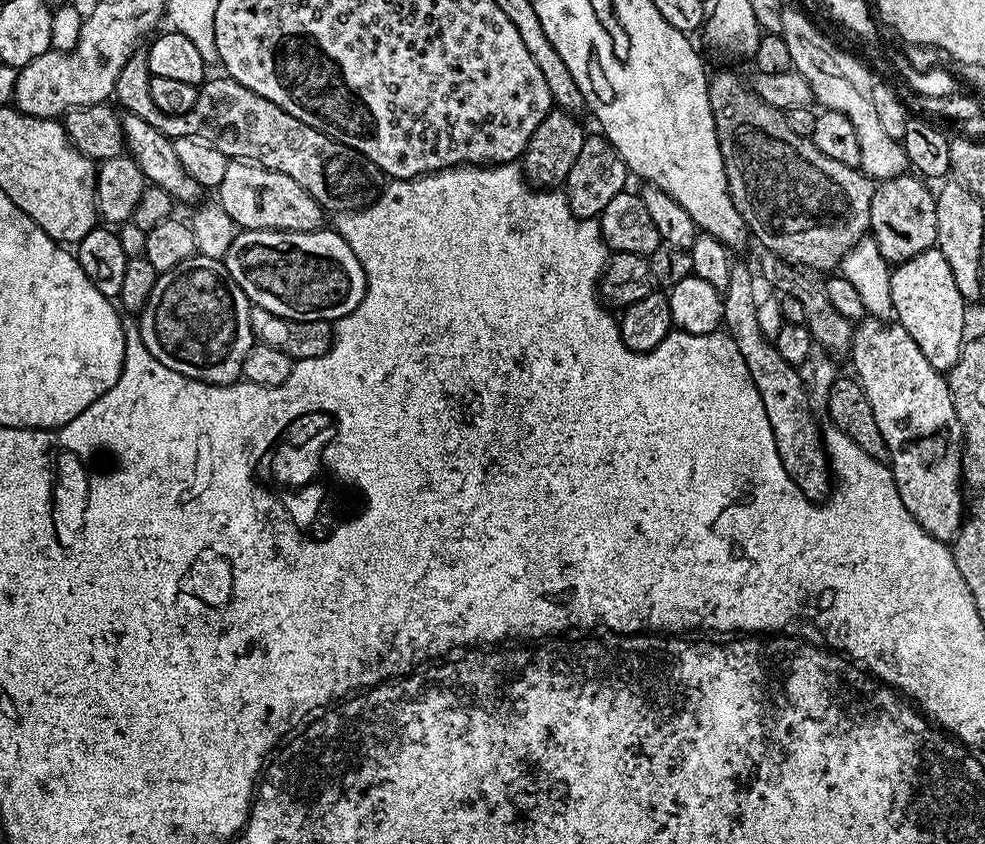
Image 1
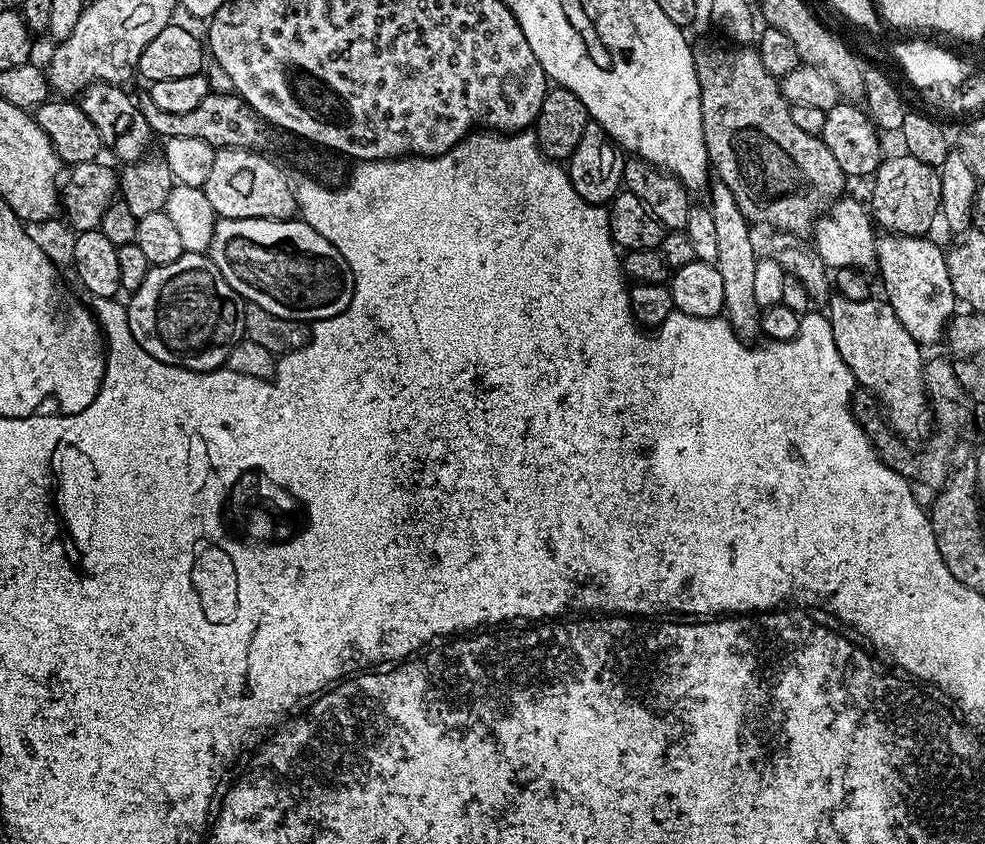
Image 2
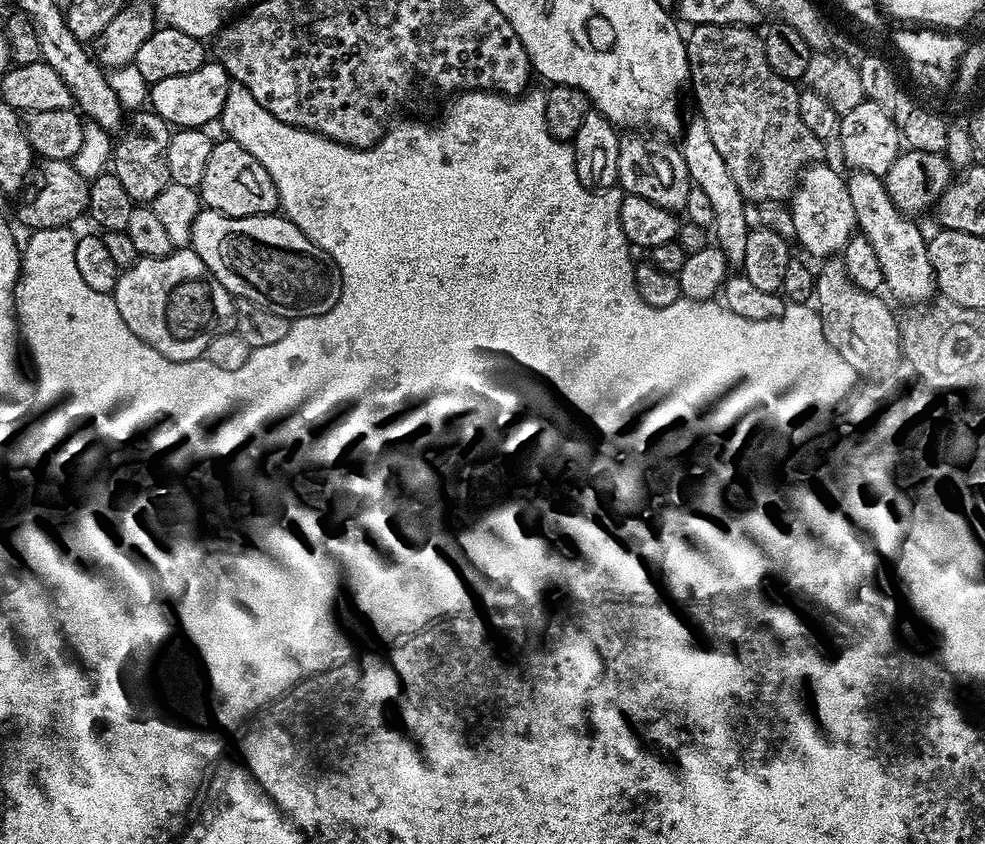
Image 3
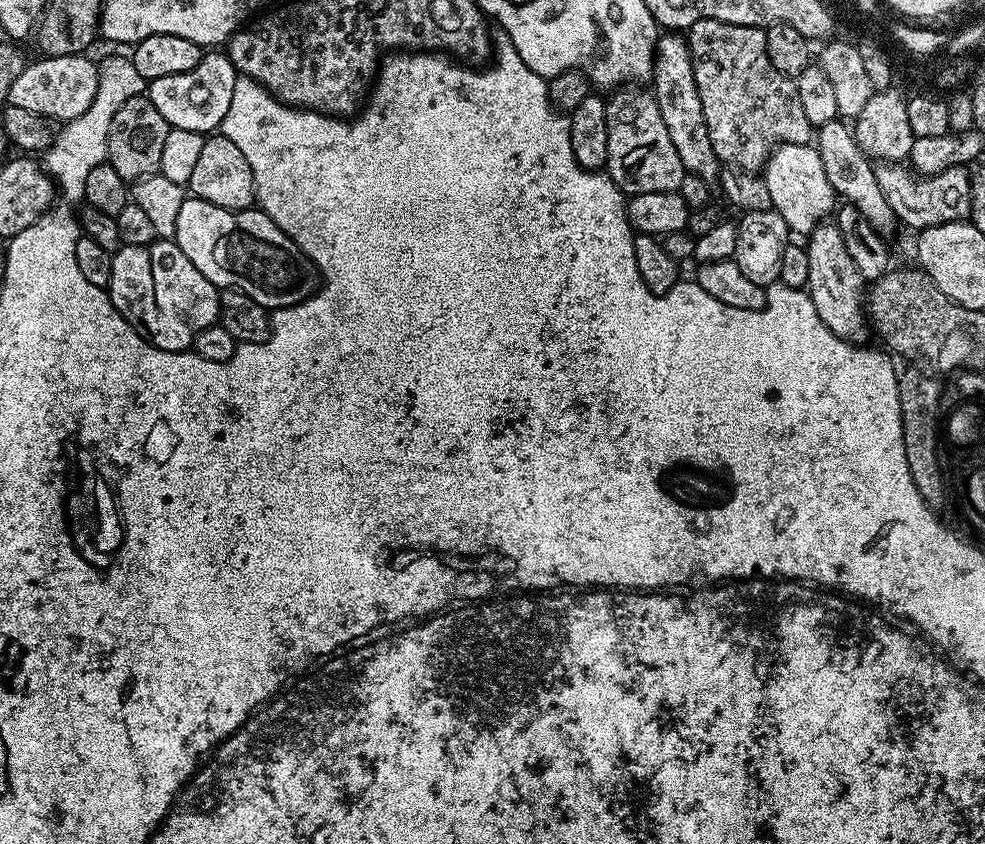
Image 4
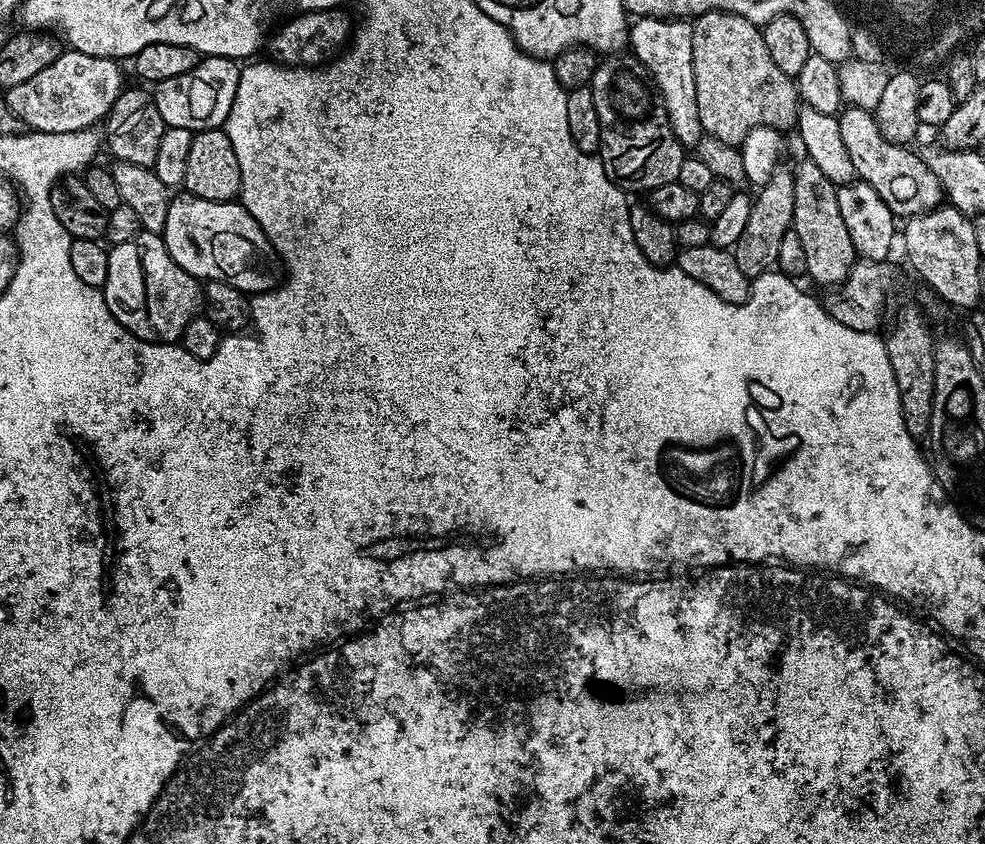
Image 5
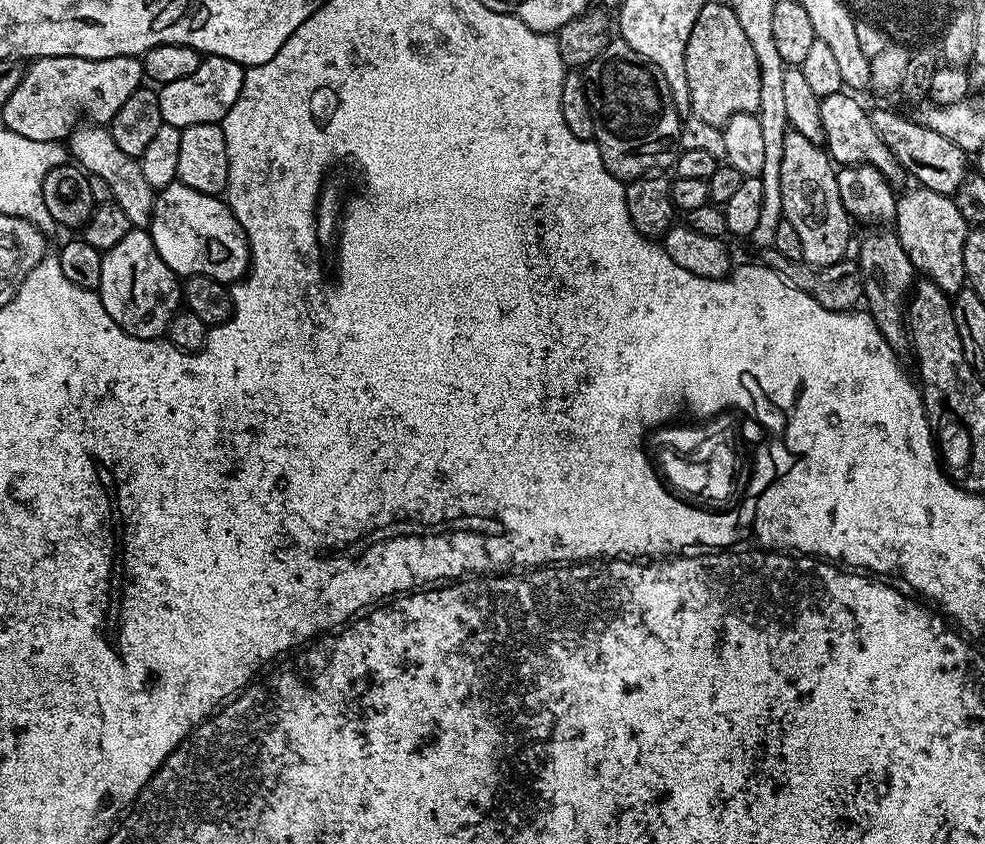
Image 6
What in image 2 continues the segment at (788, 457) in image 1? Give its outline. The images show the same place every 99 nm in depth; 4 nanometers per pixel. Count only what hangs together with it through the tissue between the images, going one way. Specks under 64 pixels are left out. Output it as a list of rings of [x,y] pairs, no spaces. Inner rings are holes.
[[[718,178],[713,179],[708,194],[706,203],[710,214],[714,214],[714,238],[718,245],[715,266],[718,273],[722,274],[723,281],[723,297],[725,298],[723,315],[741,340],[752,342],[761,335],[762,309],[754,300],[754,270],[758,257],[750,243],[751,224],[742,214],[742,210],[738,210],[738,202],[734,202],[734,194],[730,194],[730,186],[726,186],[726,182]]]

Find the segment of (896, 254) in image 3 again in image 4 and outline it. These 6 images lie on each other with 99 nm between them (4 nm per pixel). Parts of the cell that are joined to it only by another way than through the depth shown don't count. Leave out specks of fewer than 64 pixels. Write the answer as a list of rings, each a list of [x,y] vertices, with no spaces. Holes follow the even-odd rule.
[[[843,119],[826,122],[815,133],[814,146],[820,151],[822,167],[826,170],[826,178],[830,178],[830,186],[834,186],[837,197],[841,201],[853,204],[855,208],[881,234],[889,234],[898,228],[898,221],[894,210],[890,210],[890,202],[886,202],[886,194],[878,190],[878,180],[873,161],[859,148],[853,136],[853,129]]]

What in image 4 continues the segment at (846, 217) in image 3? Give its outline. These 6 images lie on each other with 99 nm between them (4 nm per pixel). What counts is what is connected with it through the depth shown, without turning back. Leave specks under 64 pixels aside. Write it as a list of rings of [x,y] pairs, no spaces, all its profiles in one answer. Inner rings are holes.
[[[812,144],[780,145],[768,157],[768,163],[762,169],[762,177],[770,190],[772,208],[785,219],[789,233],[813,232],[818,225],[825,223],[833,215],[837,207],[836,191],[834,186],[830,186],[830,178],[826,178],[820,151]]]

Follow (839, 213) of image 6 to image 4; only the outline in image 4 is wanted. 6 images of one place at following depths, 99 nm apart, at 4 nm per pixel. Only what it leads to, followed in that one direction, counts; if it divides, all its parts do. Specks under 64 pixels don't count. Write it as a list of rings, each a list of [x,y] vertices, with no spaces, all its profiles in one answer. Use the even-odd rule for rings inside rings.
[[[832,222],[818,225],[813,232],[807,233],[806,247],[810,258],[806,291],[814,302],[814,310],[818,310],[818,318],[822,318],[838,338],[847,340],[849,344],[863,345],[864,335],[870,332],[866,323],[866,282],[862,274],[858,274],[858,266],[854,266],[850,259],[840,229]]]

